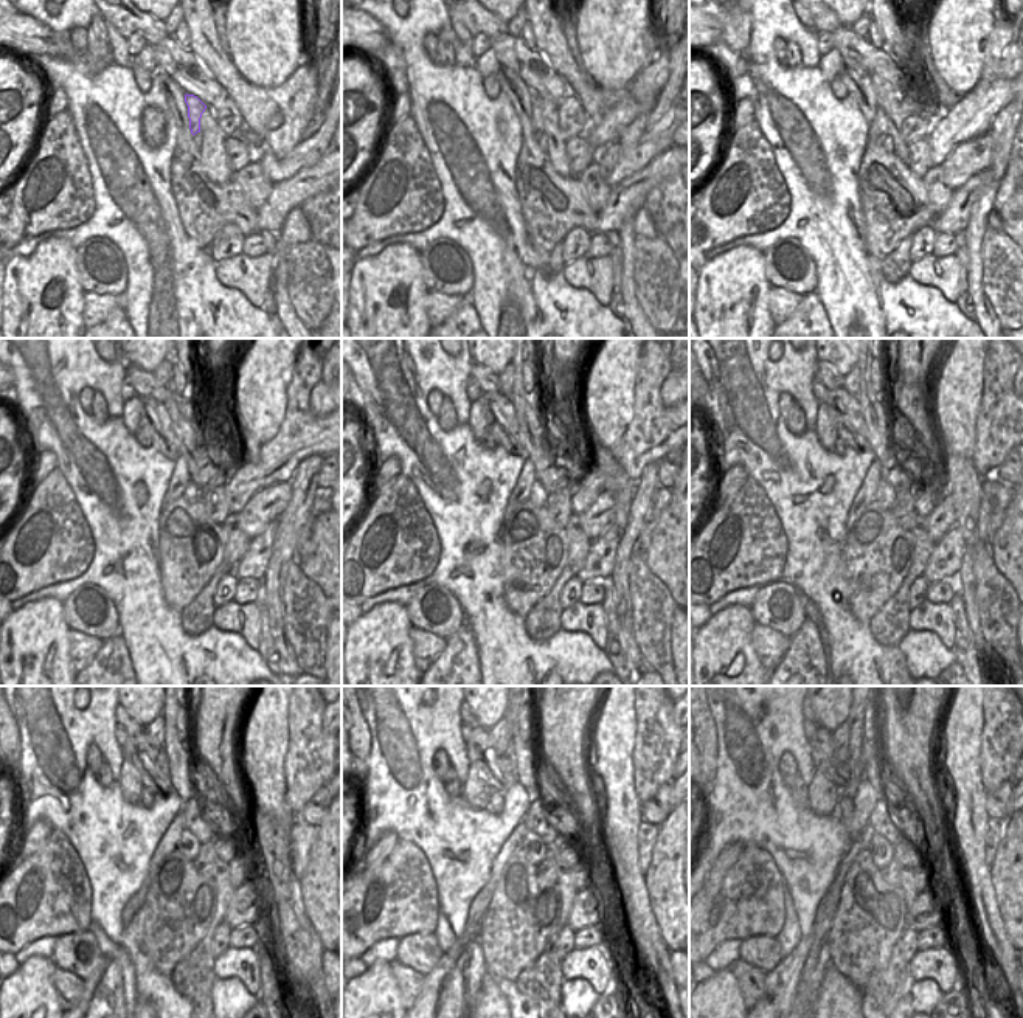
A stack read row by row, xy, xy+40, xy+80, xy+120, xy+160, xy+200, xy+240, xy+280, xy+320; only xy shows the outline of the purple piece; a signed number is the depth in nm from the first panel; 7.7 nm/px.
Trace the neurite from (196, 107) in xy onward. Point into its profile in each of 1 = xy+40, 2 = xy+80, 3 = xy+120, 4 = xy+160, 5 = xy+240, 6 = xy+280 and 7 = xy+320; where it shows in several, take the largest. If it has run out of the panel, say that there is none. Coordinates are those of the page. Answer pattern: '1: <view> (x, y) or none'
1: xy+40 (537, 112)
2: xy+80 (879, 131)
3: xy+120 (180, 477)
4: xy+160 (527, 478)
5: xy+240 (168, 843)
6: xy+280 (426, 1001)
7: xy+320 (797, 979)

